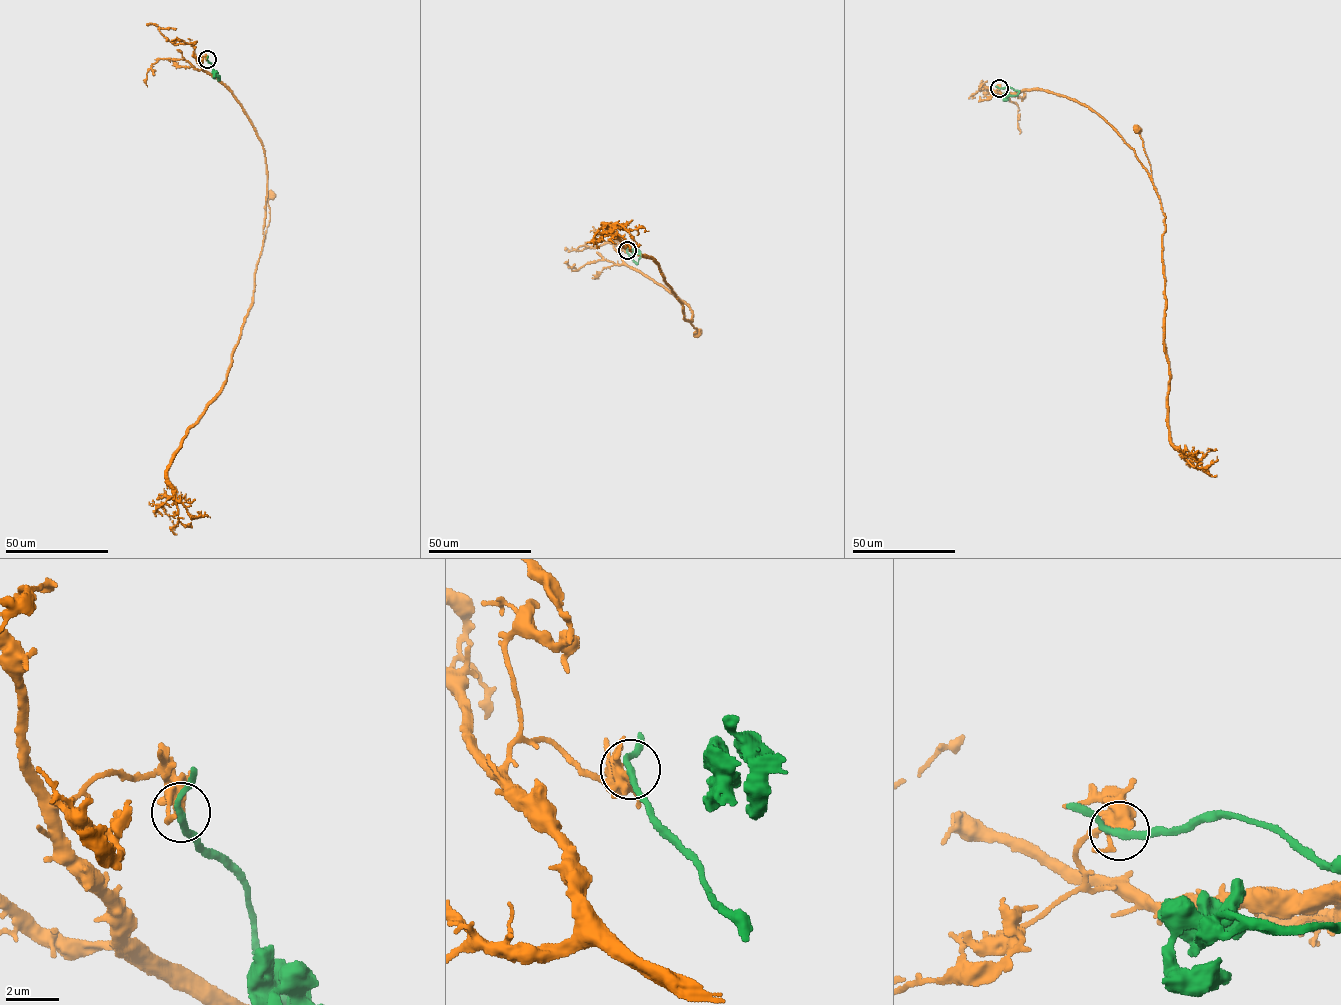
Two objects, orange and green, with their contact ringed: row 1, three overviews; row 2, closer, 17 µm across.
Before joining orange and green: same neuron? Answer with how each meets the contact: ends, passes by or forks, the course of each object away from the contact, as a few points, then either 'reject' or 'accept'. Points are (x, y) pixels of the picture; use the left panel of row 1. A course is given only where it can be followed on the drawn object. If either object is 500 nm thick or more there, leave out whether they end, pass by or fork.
orange passes by | green passes by | orange via (207, 59), (201, 56), (197, 60), (203, 69), (227, 87), (262, 147), (267, 180), (263, 246), (271, 194) | green via (207, 59), (219, 80), (216, 73), (212, 77) | reject

